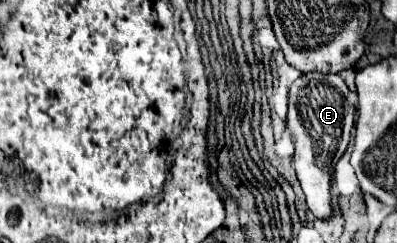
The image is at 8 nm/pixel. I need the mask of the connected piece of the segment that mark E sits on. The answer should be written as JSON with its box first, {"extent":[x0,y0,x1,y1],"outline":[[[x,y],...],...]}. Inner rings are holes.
{"extent":[288,73,356,221],"outline":[[[308,73],[294,81],[290,87],[290,109],[288,109],[288,125],[296,139],[296,155],[294,169],[302,191],[306,195],[308,209],[314,217],[326,221],[334,217],[336,207],[332,207],[334,199],[330,193],[332,175],[338,159],[344,155],[346,145],[350,141],[350,129],[354,125],[356,107],[346,99],[348,87],[338,75],[322,75]]]}

